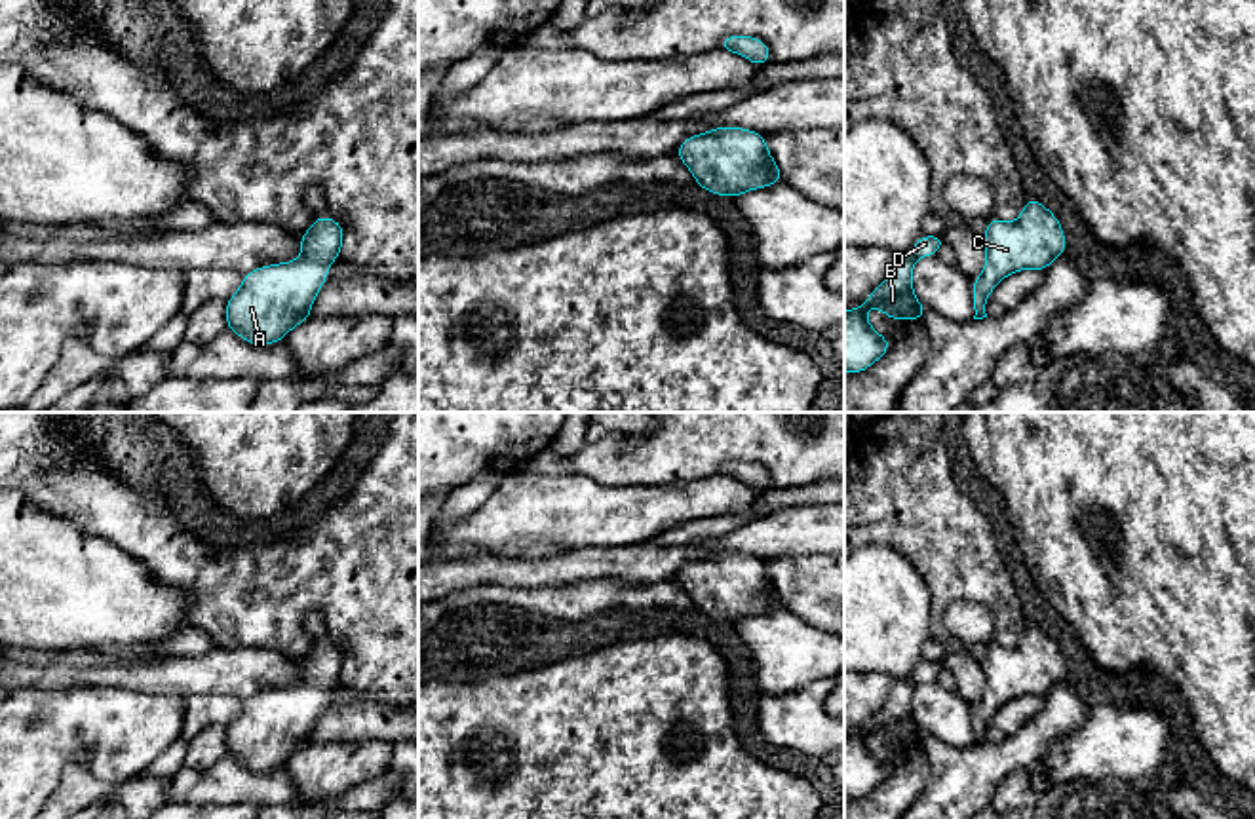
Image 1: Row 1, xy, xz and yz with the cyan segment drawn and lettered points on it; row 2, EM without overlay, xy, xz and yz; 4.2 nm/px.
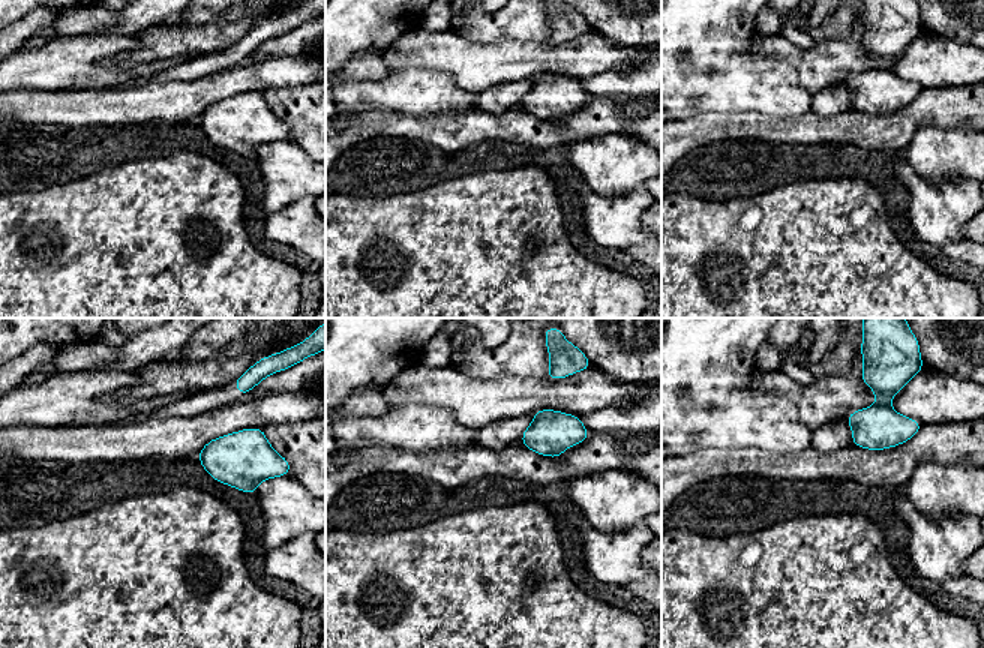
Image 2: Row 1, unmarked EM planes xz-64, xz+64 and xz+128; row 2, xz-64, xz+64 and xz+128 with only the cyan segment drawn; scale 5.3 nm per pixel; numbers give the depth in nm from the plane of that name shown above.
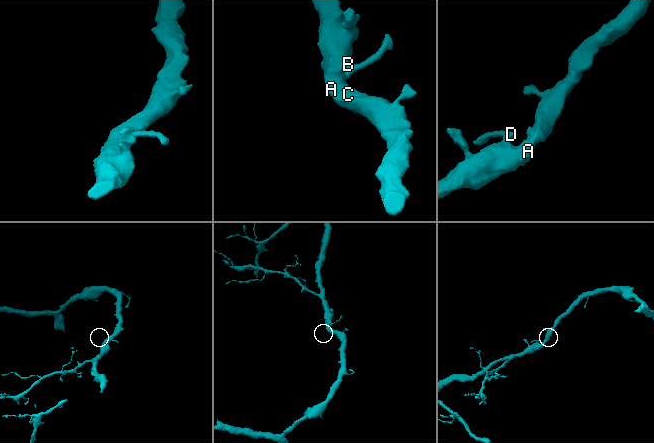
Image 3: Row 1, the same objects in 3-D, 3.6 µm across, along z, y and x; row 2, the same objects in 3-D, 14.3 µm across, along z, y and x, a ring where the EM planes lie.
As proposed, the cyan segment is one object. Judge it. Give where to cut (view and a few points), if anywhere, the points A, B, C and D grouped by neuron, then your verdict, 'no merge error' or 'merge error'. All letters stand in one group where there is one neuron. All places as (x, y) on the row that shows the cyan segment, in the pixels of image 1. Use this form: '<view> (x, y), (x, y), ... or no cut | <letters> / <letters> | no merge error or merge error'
no cut | A B C D | no merge error

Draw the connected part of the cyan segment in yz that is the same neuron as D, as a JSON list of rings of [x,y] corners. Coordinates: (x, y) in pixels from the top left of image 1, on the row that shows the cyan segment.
[[[922,234],[909,253],[894,255],[886,279],[859,306],[844,312],[844,372],[867,371],[892,348],[892,342],[867,323],[869,308],[880,308],[888,319],[924,321],[928,310],[915,296],[911,270],[917,258],[936,257],[945,243],[943,236]]]

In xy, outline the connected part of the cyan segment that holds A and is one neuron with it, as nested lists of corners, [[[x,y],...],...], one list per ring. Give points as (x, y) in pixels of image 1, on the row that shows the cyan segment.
[[[327,215],[316,217],[314,226],[299,234],[302,257],[293,262],[261,266],[243,276],[241,287],[226,300],[226,329],[251,346],[268,346],[312,317],[310,310],[321,285],[329,279],[327,268],[340,257],[344,226]]]

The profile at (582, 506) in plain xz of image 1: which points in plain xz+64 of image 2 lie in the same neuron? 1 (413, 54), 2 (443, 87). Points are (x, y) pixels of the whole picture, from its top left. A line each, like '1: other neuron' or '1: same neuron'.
1: same neuron
2: other neuron

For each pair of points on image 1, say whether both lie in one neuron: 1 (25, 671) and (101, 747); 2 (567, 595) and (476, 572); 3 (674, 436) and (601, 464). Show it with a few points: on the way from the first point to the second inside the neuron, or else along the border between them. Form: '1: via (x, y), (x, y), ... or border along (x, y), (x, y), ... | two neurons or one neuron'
1: border along (19, 686), (88, 688) | two neurons
2: border along (579, 582), (548, 588), (491, 586) | two neurons
3: via (656, 453), (645, 464), (618, 464) | one neuron

